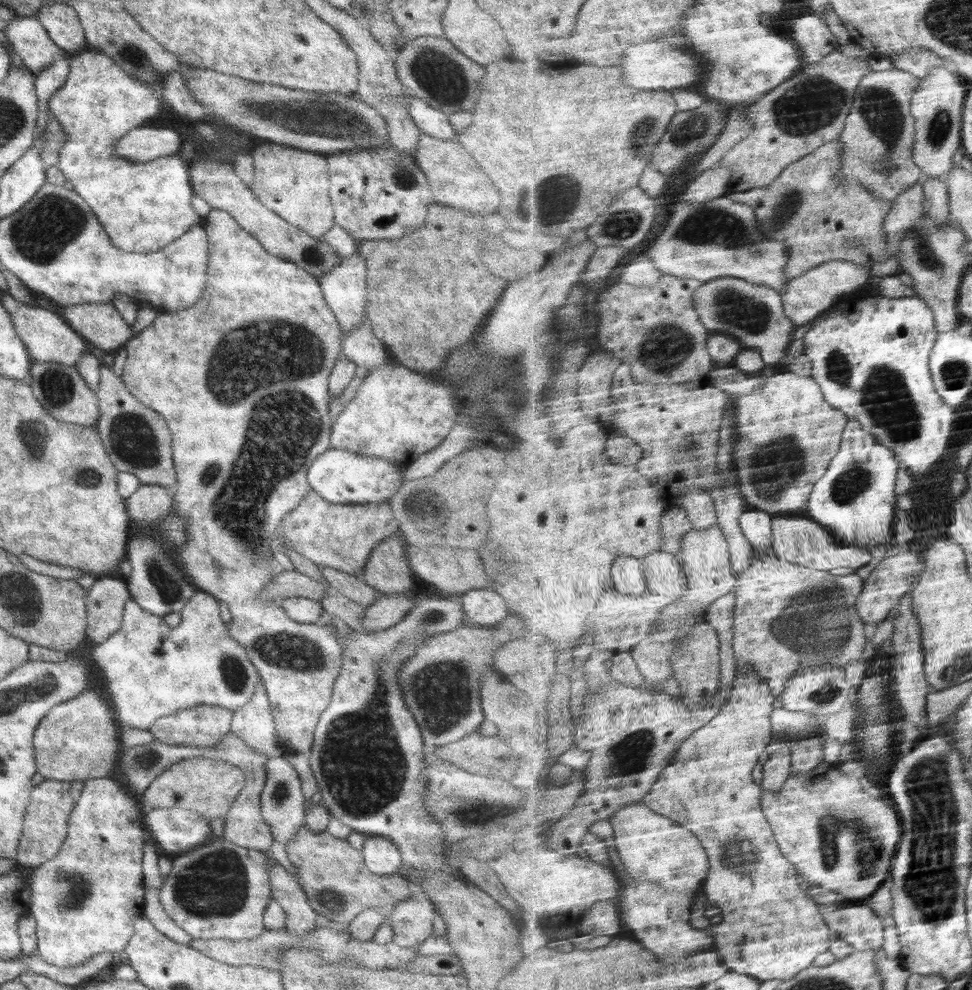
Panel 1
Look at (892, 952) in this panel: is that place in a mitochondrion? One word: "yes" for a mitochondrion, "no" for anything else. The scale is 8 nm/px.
no

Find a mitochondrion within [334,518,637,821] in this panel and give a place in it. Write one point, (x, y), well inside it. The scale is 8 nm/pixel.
(441, 687)

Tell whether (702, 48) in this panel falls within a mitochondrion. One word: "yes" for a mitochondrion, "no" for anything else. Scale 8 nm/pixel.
no

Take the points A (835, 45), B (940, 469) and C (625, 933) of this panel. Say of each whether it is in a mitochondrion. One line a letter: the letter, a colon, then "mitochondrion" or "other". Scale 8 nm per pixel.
A: other
B: other
C: other

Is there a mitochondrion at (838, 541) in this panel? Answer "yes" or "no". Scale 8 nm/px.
no

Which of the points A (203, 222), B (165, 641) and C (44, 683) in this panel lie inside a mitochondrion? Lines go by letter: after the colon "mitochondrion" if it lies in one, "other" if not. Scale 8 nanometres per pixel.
A: other
B: other
C: mitochondrion

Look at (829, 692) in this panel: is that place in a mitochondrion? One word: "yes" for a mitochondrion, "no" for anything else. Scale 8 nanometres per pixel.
yes

